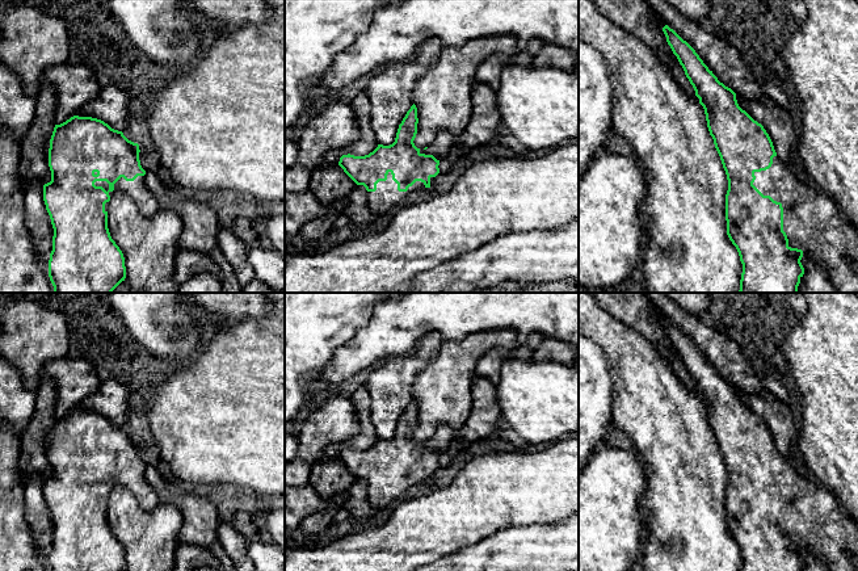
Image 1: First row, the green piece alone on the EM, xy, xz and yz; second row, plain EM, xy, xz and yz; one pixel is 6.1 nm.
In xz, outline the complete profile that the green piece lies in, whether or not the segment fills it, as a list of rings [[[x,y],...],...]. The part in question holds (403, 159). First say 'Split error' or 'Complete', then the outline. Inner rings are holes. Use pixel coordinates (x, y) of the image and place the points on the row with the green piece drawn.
Split error. [[[413,104],[399,125],[395,142],[390,146],[378,144],[378,147],[365,156],[342,155],[338,165],[357,184],[367,190],[367,202],[370,210],[382,215],[388,213],[400,201],[421,188],[432,188],[434,177],[439,173],[439,158],[450,151],[454,143],[454,135],[439,133],[434,140],[420,150],[413,140],[417,134],[417,108]]]

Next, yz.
Split error. [[[668,25],[663,32],[705,109],[710,135],[727,175],[727,235],[743,264],[739,293],[798,293],[804,274],[800,263],[803,257],[813,260],[825,269],[836,293],[858,293],[858,228],[841,215],[832,197],[819,192],[813,185],[803,184],[788,169],[787,163],[777,156],[764,126],[739,106],[736,93],[718,80],[695,50]]]

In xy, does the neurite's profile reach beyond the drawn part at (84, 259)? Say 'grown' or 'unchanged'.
grown

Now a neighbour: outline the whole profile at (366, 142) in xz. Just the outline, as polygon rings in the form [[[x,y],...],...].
[[[359,92],[349,106],[354,113],[359,137],[356,142],[348,146],[348,152],[354,156],[369,155],[378,147],[378,140],[370,123],[370,101],[366,92]]]

